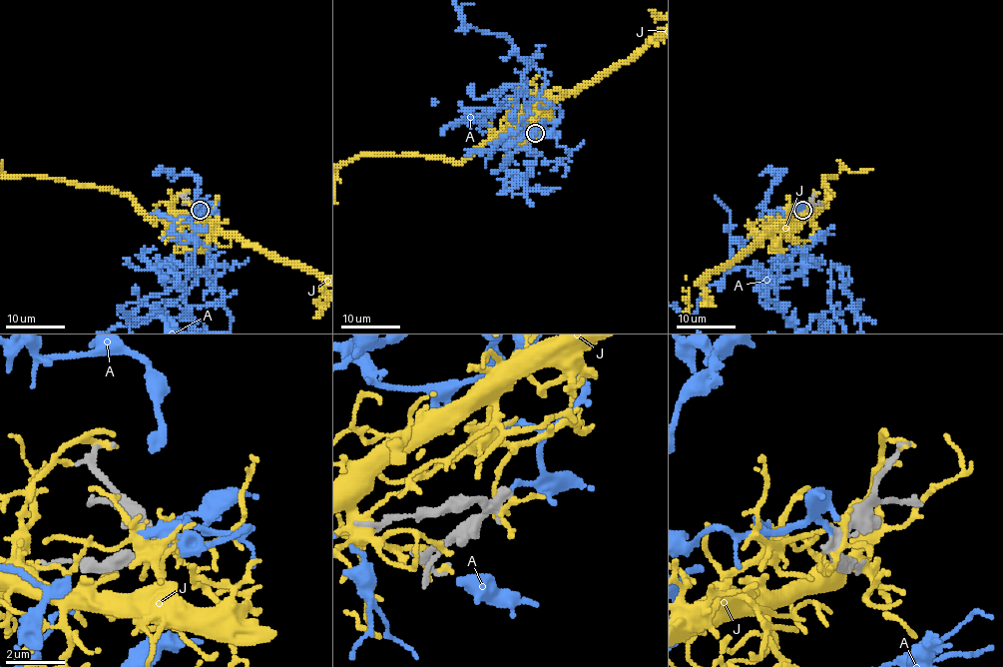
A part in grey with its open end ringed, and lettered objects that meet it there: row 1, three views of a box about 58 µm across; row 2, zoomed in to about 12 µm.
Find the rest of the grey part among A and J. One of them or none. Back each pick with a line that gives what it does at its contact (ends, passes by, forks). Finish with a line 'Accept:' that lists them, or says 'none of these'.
A: it ends
Accept: A

